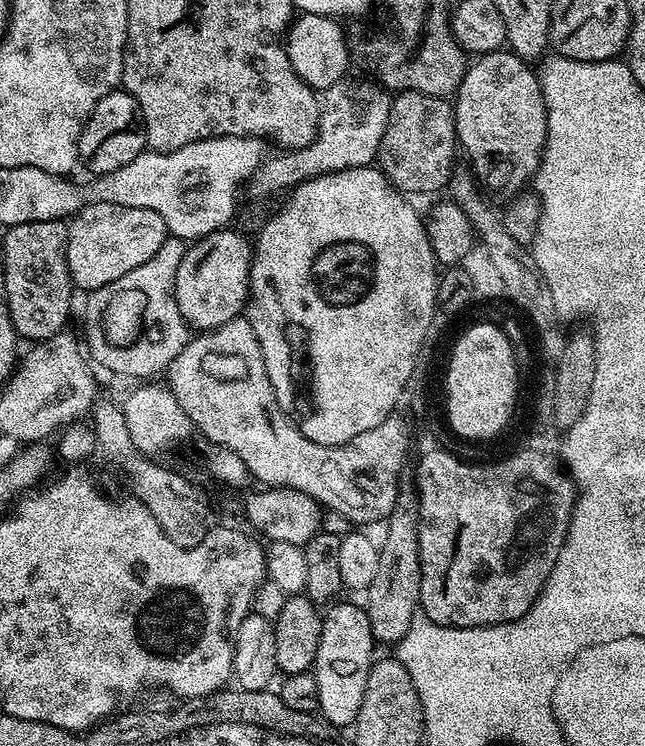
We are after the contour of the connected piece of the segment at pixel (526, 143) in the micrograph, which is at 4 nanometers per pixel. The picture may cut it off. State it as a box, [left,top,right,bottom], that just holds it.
[454,50,548,194]

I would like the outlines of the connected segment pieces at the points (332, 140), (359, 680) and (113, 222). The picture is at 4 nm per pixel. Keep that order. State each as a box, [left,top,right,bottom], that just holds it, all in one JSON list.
[[245,78,393,198],[314,603,374,726],[66,204,170,290]]

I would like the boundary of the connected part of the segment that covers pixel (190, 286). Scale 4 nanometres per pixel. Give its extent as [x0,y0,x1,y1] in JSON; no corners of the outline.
[176,231,253,332]

